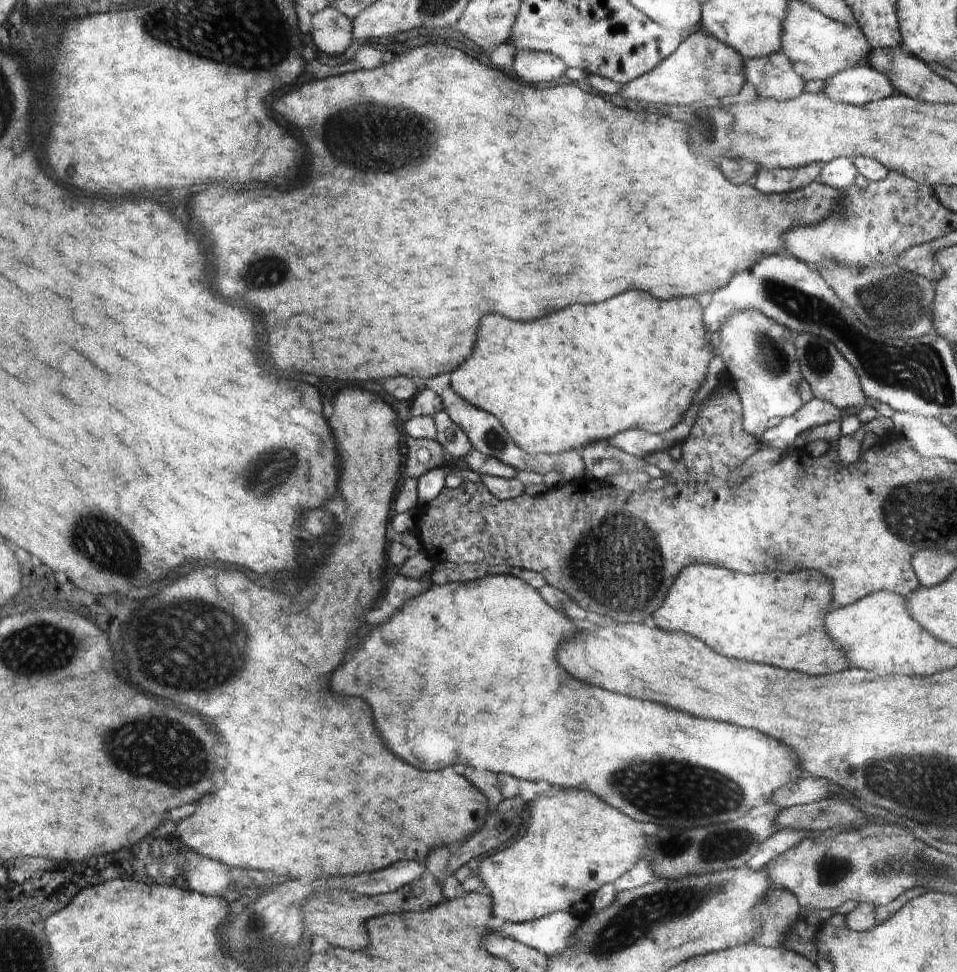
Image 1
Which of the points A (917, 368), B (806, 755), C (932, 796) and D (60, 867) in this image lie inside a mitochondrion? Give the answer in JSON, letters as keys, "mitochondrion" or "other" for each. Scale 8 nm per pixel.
{"A":"mitochondrion","B":"other","C":"mitochondrion","D":"other"}

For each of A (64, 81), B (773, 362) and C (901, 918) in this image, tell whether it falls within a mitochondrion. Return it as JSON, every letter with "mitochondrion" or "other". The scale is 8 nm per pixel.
{"A":"other","B":"mitochondrion","C":"other"}

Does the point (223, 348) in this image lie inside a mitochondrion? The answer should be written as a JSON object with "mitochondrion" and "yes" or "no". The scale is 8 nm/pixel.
{"mitochondrion":"no"}

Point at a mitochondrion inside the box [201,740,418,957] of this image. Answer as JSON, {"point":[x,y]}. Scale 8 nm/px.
{"point":[254,920]}

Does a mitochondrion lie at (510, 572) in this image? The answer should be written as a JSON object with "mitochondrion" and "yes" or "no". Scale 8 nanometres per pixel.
{"mitochondrion":"no"}

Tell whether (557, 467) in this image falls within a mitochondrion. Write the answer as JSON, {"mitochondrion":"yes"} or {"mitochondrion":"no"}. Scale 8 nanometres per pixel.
{"mitochondrion":"no"}

